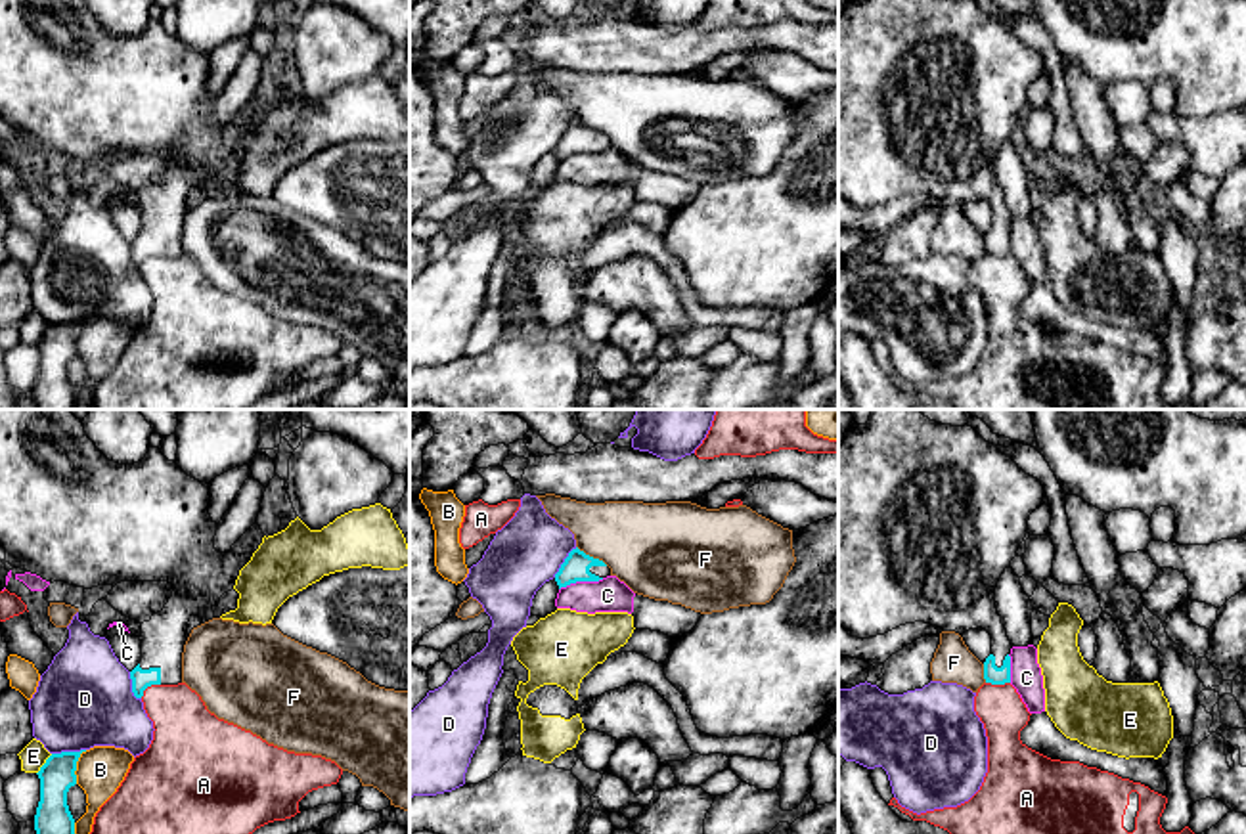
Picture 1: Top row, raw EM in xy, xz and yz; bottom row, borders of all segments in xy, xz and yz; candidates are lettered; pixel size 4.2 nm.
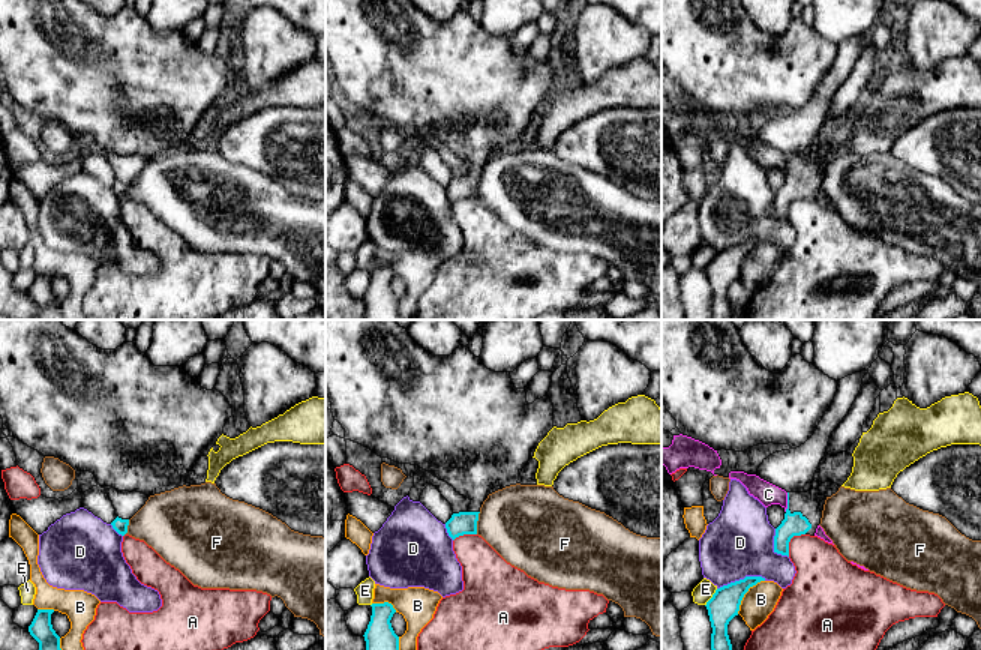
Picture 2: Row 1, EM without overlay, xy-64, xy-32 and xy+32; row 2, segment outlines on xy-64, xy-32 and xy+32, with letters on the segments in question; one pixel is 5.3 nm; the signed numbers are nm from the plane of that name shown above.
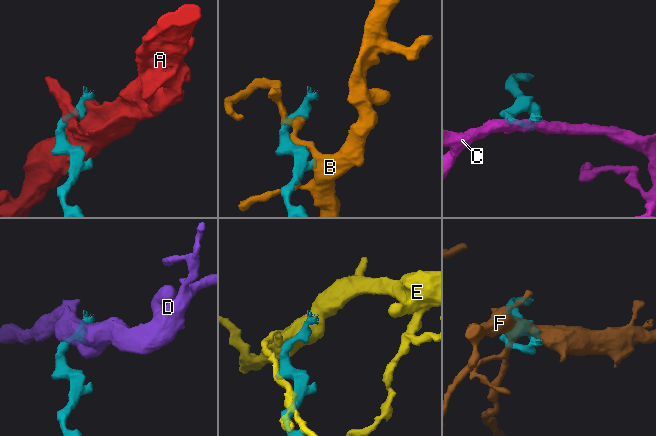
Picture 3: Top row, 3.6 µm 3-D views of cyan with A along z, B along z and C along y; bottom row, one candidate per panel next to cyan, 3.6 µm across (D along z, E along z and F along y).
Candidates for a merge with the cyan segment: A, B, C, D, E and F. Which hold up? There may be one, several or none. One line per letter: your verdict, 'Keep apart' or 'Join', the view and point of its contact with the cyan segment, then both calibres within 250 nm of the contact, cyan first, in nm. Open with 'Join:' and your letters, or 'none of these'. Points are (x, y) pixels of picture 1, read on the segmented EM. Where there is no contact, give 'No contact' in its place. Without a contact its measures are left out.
Join: none of these
A: Keep apart. Touches cyan at yz (998, 683). Thickness 80 nm (cyan) against 190 nm
B: Keep apart. Touches cyan at xy (75, 766). Thickness 150 nm (cyan) against 200 nm
C: Keep apart. Touches cyan at xz (580, 580). Thickness 110 nm (cyan) against 140 nm
D: Keep apart. Touches cyan at xy (67, 752). Thickness 150 nm (cyan) against 400 nm
E: Keep apart. Touches cyan at xy (44, 764). Thickness 150 nm (cyan) against 110 nm
F: Keep apart. Touches cyan at xz (592, 557). Thickness 110 nm (cyan) against 360 nm

